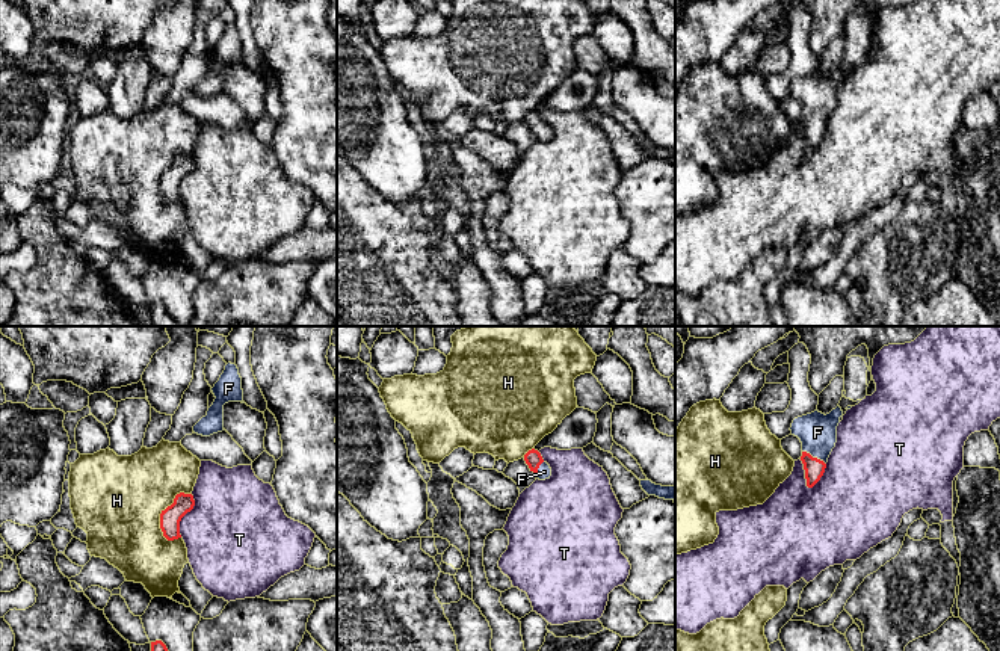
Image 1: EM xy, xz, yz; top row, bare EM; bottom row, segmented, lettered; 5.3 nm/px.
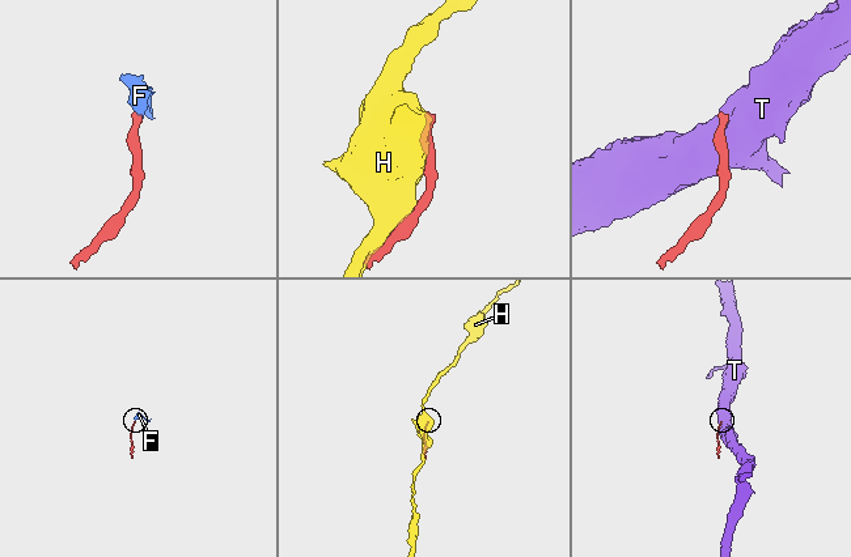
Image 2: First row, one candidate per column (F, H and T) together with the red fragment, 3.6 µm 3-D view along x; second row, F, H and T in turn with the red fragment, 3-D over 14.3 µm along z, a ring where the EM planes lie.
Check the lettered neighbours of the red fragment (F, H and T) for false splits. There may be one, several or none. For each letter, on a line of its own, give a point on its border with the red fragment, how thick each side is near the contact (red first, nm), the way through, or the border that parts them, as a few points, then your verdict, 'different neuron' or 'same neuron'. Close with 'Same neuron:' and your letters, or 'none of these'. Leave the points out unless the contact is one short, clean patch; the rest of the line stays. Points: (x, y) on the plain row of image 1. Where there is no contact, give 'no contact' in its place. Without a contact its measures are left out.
F: yz (814, 120) | 110/200 nm | across yz (814, 130), (814, 120), (817, 94) | same neuron
H: xy (163, 172) | 110/480 nm | different neuron
T: yz (805, 136) | 110/380 nm | different neuron
Same neuron: F

